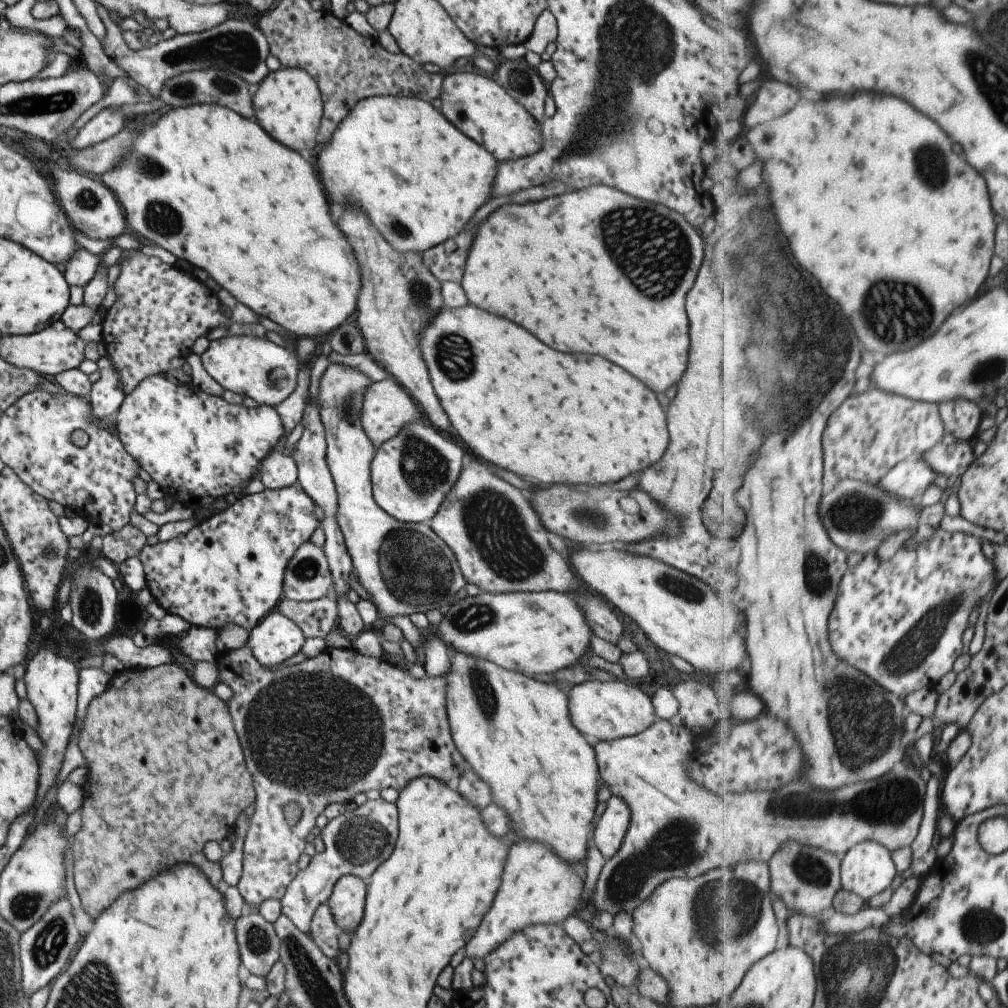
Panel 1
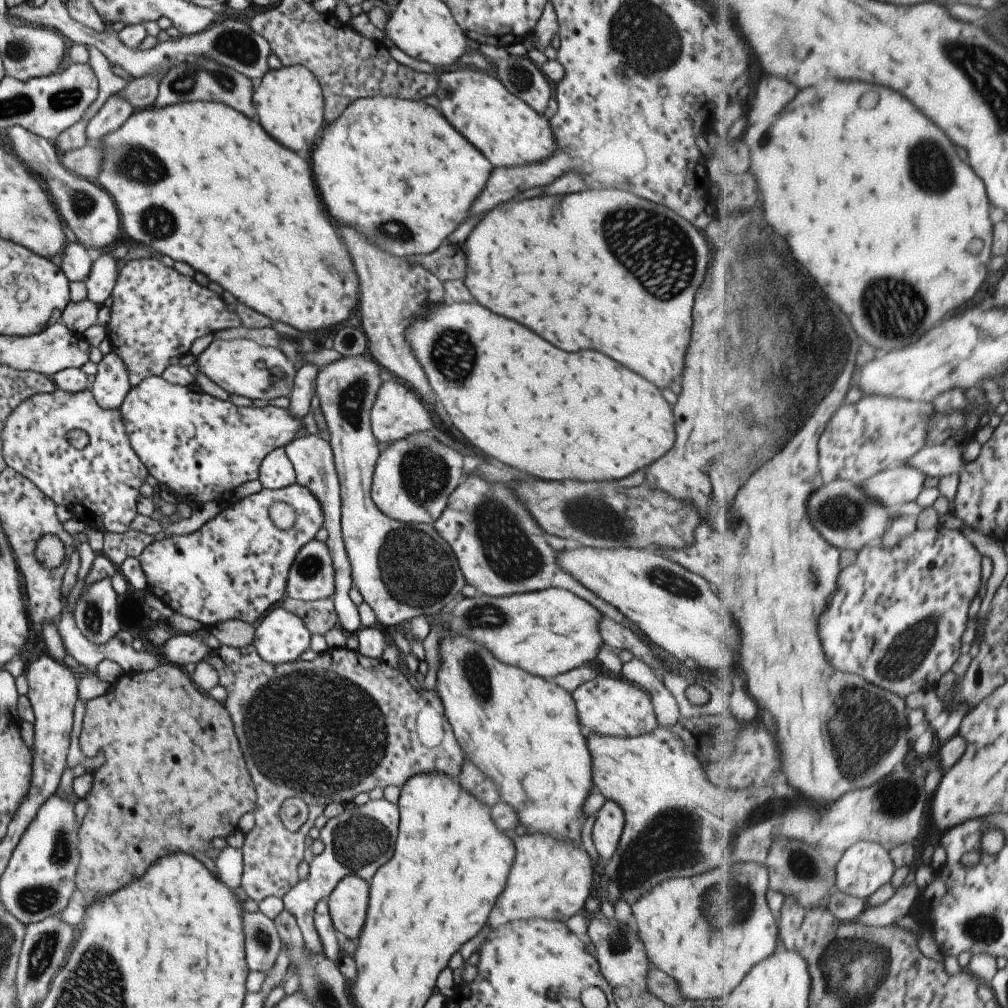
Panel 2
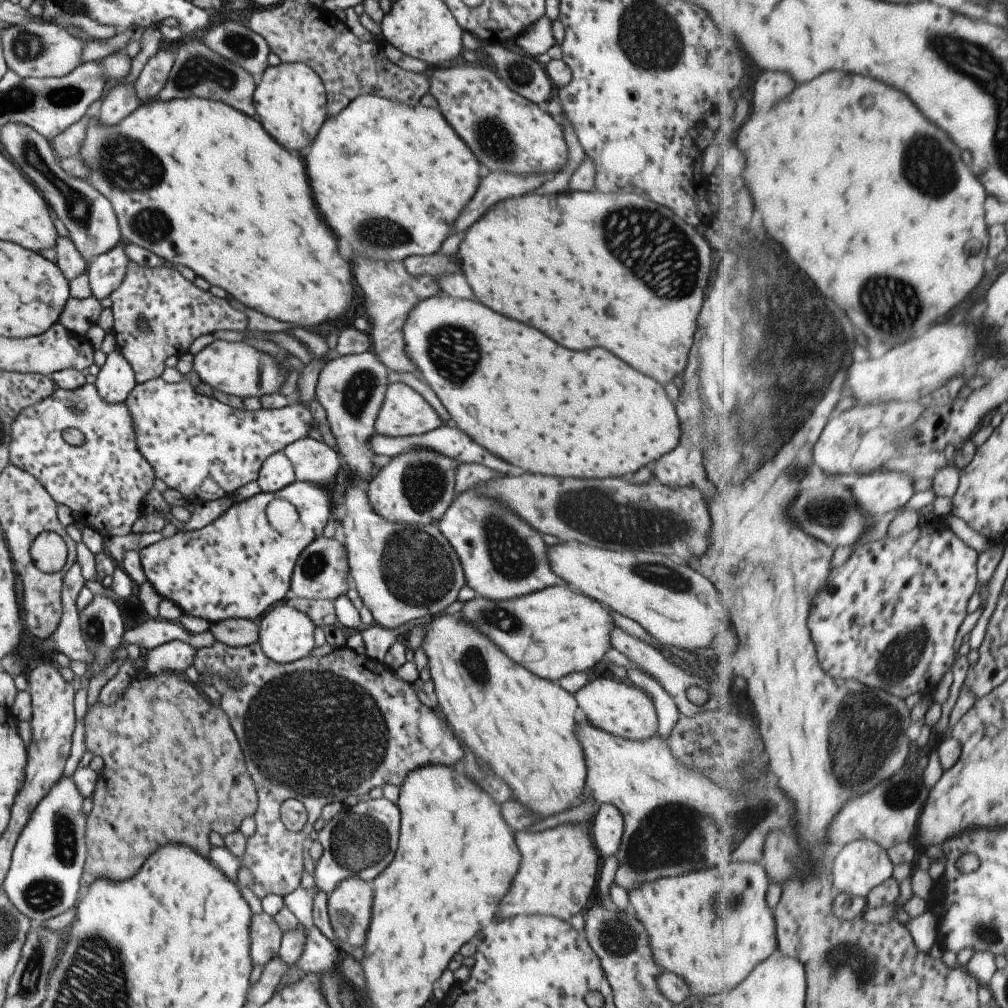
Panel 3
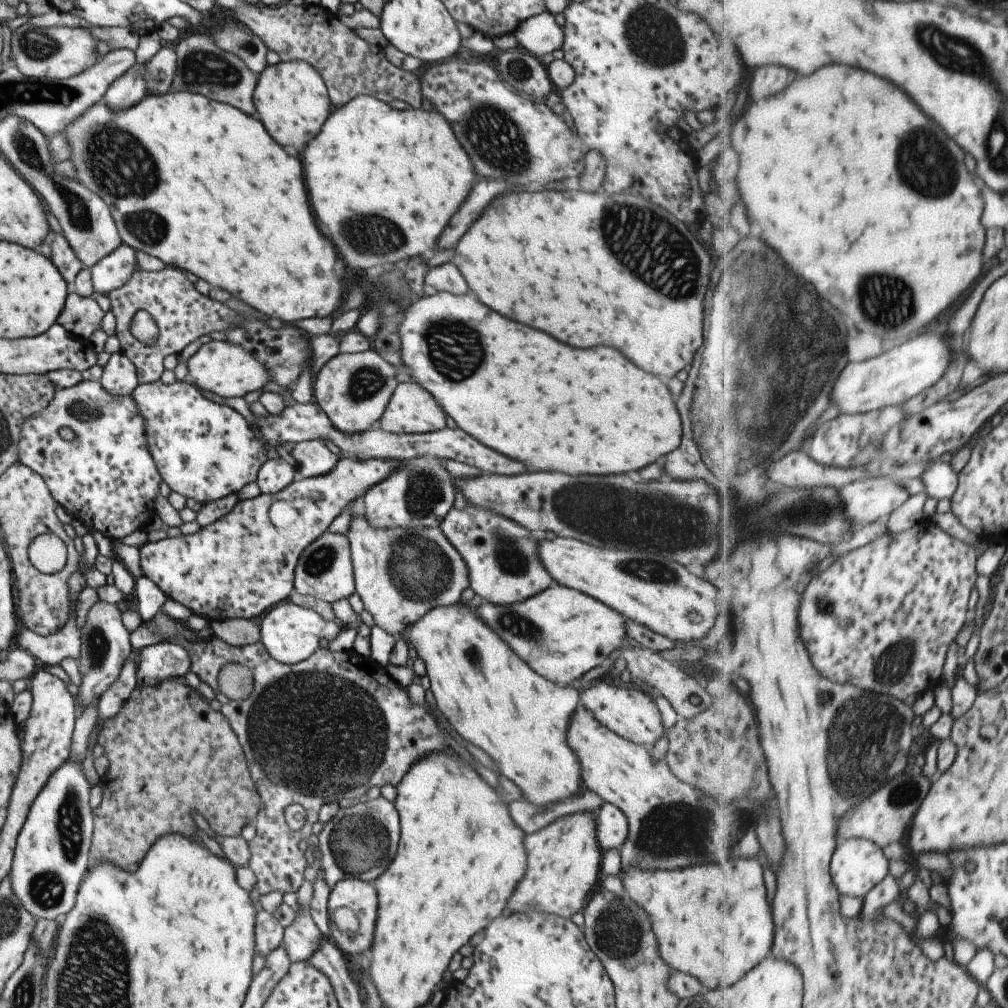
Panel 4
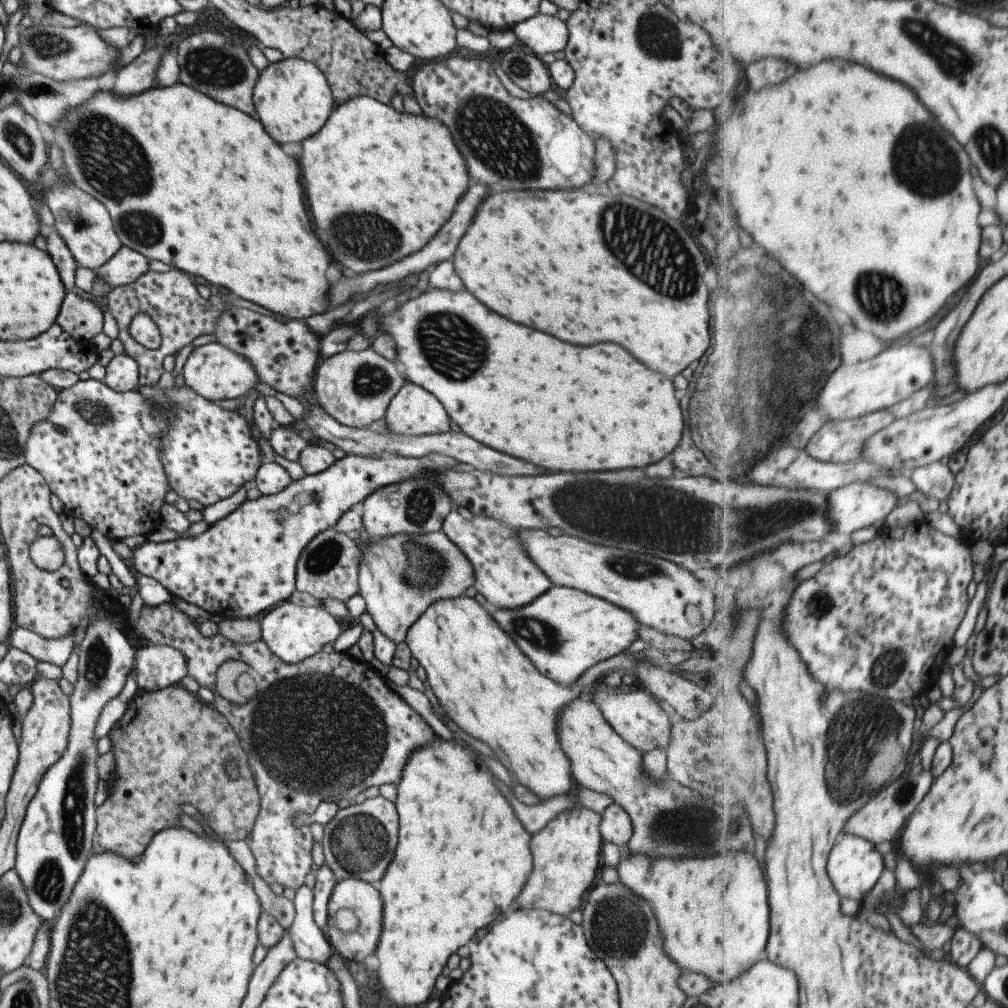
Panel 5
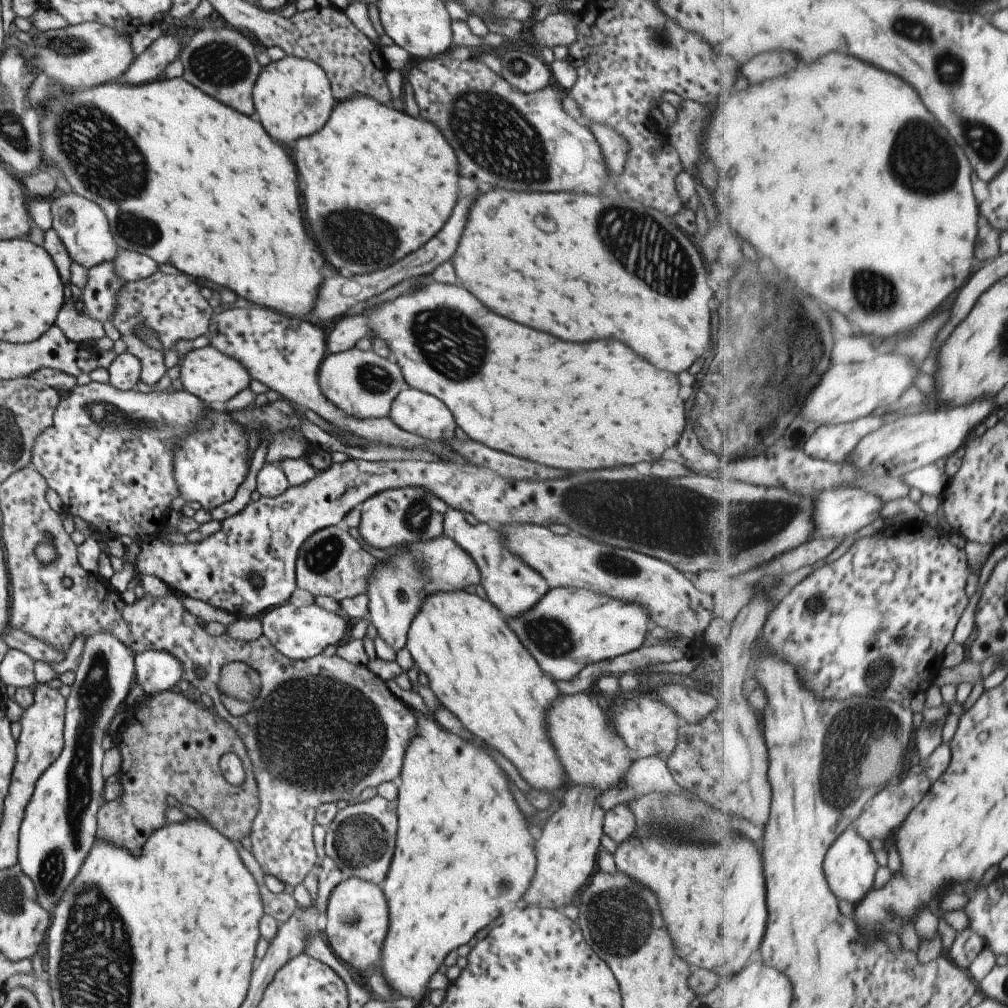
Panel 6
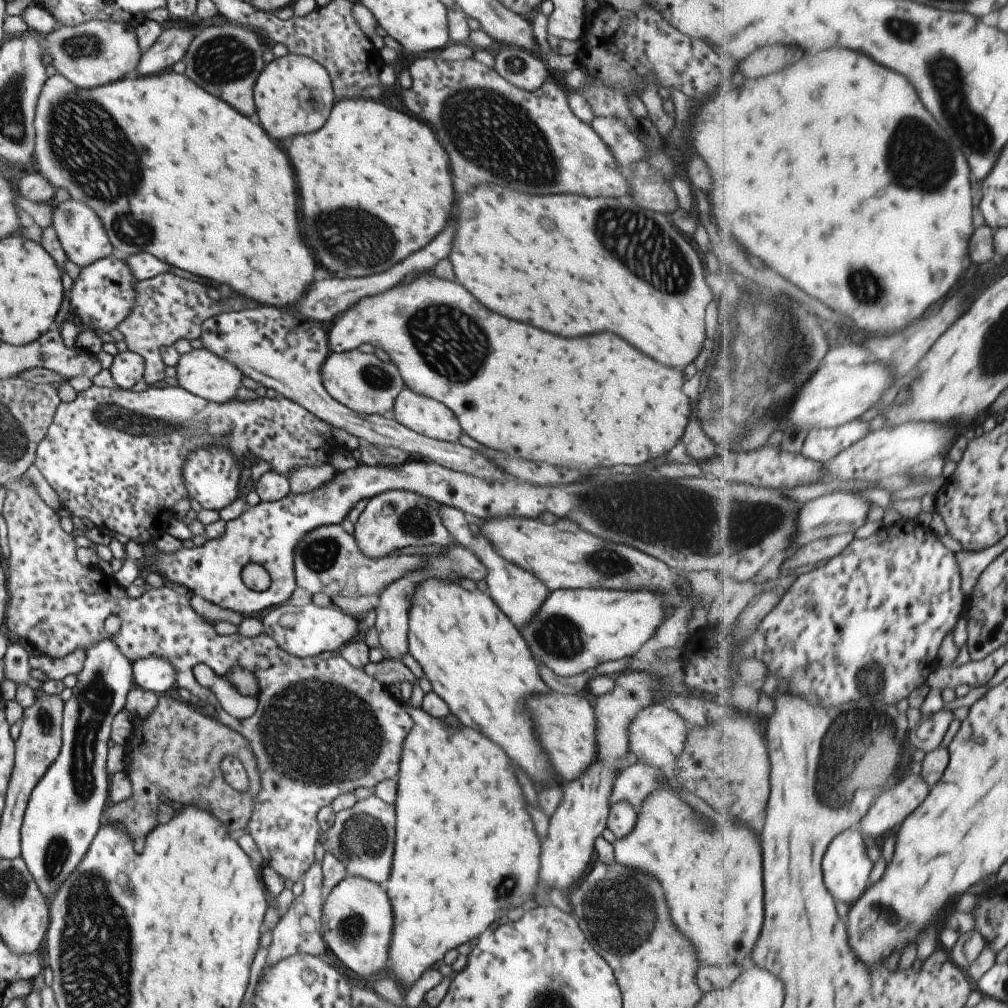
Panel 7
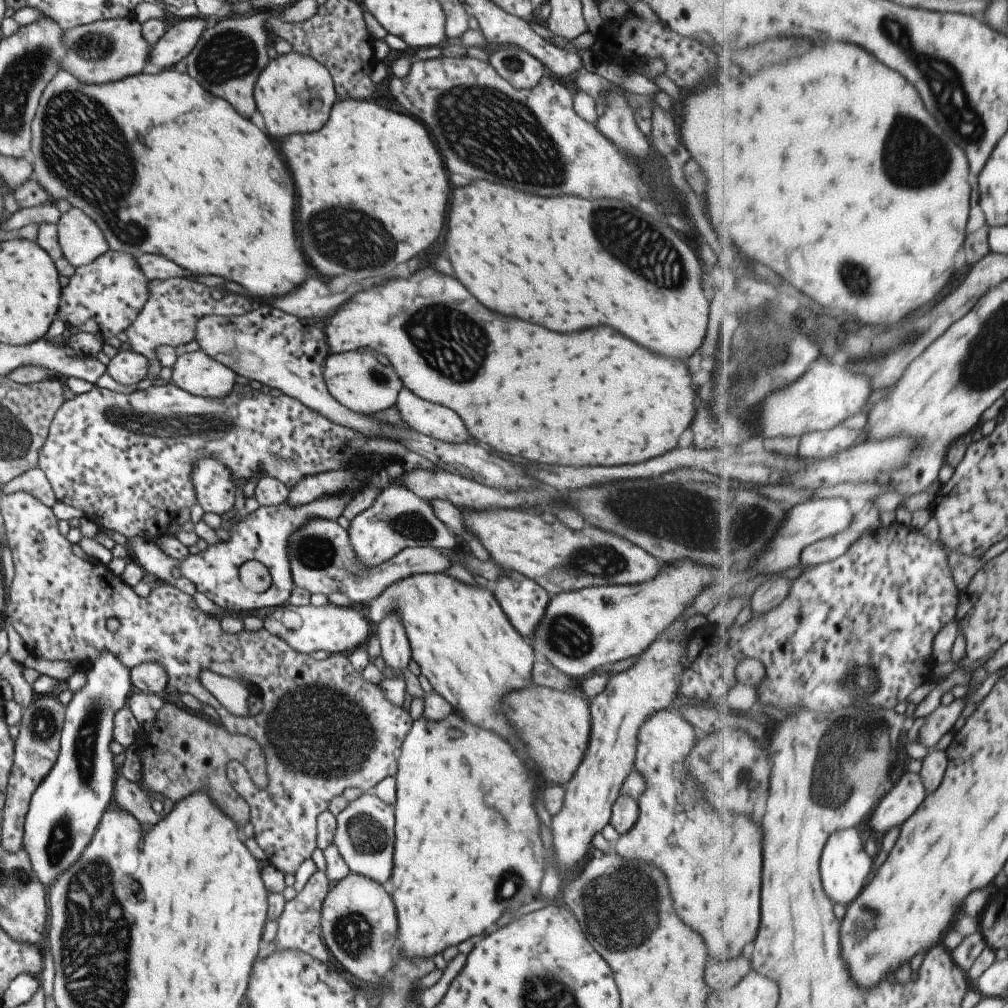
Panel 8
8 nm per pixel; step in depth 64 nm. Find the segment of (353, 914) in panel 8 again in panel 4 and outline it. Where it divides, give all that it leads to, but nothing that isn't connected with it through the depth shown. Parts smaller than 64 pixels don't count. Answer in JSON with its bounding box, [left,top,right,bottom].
[327,878,376,960]

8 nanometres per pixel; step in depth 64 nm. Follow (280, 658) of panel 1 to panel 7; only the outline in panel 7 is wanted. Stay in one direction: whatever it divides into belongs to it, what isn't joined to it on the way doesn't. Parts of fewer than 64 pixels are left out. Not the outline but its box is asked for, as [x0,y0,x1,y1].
[261,602,363,658]

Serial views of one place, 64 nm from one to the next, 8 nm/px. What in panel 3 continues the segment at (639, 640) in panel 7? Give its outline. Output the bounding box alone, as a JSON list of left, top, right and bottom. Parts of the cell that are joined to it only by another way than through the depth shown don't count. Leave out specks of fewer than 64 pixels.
[455,584,616,682]

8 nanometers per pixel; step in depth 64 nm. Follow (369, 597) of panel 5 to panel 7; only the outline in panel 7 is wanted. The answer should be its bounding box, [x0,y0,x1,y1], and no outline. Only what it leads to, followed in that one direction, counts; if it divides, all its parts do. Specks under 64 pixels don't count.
[373,543,488,661]

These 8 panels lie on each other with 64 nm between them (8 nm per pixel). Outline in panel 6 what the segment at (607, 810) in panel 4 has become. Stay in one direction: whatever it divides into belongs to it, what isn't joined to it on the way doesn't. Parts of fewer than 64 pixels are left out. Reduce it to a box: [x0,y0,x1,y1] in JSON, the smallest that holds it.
[603,803,636,844]

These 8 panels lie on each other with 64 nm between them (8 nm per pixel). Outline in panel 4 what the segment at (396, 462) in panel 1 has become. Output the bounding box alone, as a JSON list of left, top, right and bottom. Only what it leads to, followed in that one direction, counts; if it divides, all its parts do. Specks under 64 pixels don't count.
[365,455,456,529]

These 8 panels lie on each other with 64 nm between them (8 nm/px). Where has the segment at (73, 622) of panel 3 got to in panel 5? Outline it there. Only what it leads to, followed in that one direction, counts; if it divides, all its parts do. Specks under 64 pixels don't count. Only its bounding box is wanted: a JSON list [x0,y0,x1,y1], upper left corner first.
[8,626,77,667]

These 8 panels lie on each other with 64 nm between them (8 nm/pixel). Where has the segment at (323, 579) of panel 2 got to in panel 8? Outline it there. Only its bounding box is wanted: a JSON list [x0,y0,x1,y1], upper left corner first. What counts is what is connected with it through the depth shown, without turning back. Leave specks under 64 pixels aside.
[286,518,456,605]

